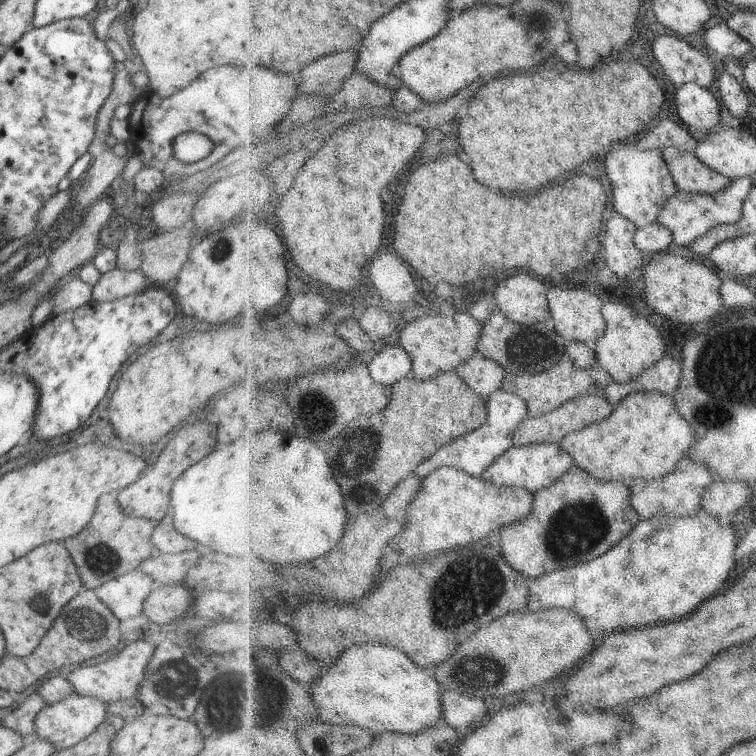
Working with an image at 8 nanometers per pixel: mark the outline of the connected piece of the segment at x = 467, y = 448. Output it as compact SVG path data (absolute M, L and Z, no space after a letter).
M501 389L489 398L488 407L489 418L484 426L472 434L462 436L452 444L448 444L434 458L424 462L414 475L428 479L428 476L432 476L440 468L450 466L462 468L462 470L470 472L472 476L483 477L504 454L508 453L508 450L516 446L515 435L519 431L519 427L529 418L528 400L524 400L522 396L514 392L507 392L505 389Z

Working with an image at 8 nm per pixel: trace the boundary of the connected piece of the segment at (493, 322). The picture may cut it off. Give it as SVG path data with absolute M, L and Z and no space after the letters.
M498 309L494 317L485 324L479 352L502 364L508 375L538 375L547 372L568 358L569 343L556 328L552 332L548 323L539 323L535 326L536 328L526 328L526 325L510 320Z

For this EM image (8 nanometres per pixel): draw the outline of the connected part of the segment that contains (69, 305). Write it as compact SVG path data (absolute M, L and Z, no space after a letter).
M69 276L57 287L56 294L52 296L52 314L50 317L89 304L92 301L91 291L92 287L84 284L78 276Z

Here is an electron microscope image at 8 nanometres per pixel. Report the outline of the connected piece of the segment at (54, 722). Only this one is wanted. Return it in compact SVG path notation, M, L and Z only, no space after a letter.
M75 693L55 704L46 705L38 712L38 716L34 720L36 734L33 739L37 737L38 740L46 740L46 742L54 744L56 751L71 748L77 743L84 741L106 720L108 716L107 705L106 702L98 698Z

